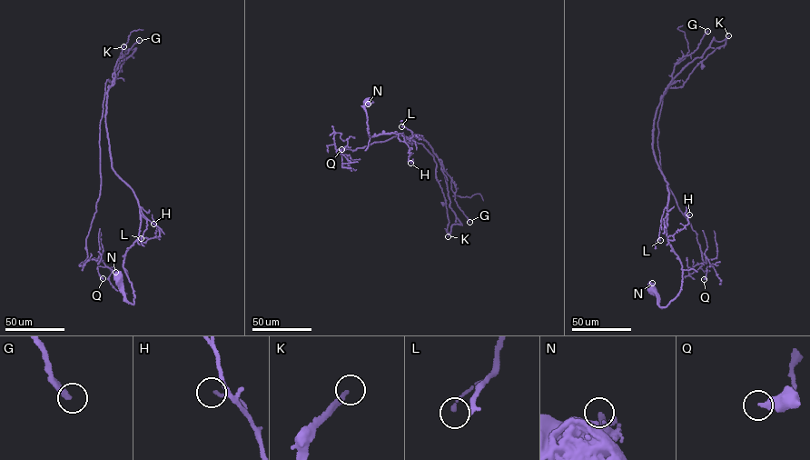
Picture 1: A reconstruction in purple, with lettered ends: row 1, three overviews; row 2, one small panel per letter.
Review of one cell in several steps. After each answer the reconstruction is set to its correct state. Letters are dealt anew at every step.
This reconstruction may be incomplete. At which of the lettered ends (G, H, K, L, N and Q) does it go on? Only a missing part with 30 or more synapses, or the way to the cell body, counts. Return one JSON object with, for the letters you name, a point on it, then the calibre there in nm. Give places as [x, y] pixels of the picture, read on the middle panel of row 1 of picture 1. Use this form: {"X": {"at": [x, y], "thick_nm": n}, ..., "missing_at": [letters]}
{"G": {"at": [469, 222], "thick_nm": 340}, "K": {"at": [448, 236], "thick_nm": 220}, "missing_at": ["G", "K"]}

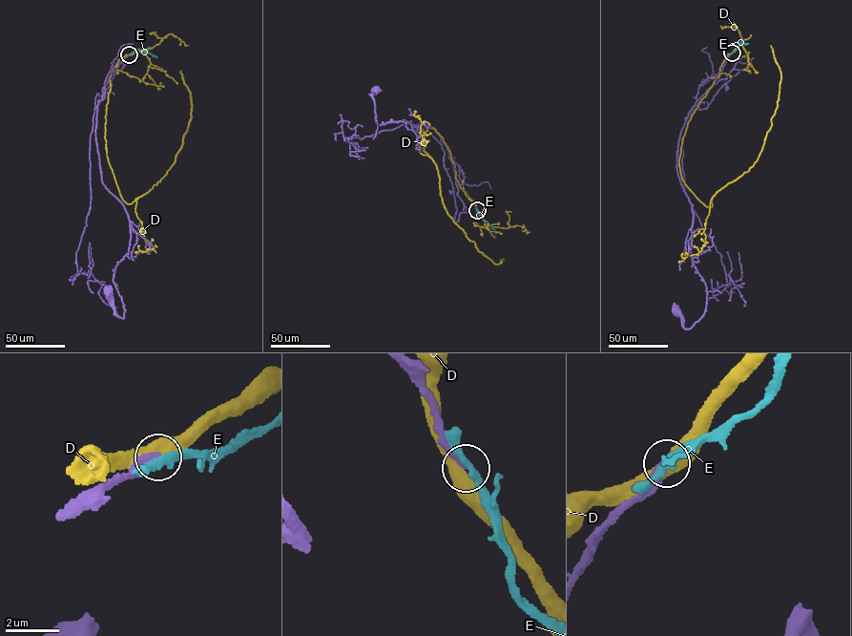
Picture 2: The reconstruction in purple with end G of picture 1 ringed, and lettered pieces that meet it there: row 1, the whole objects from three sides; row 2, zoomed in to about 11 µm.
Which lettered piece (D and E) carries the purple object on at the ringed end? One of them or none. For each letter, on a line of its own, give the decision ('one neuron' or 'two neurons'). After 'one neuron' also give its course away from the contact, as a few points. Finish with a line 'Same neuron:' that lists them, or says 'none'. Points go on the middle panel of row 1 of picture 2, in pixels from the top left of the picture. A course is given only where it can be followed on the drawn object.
D: two neurons
E: two neurons
Same neuron: none

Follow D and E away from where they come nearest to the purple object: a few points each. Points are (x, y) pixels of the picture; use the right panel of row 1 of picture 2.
D: (732, 52), (692, 115), (679, 158), (682, 180), (710, 207), (752, 167), (770, 129), (780, 79), (770, 45)
E: (732, 52), (739, 44), (748, 44)

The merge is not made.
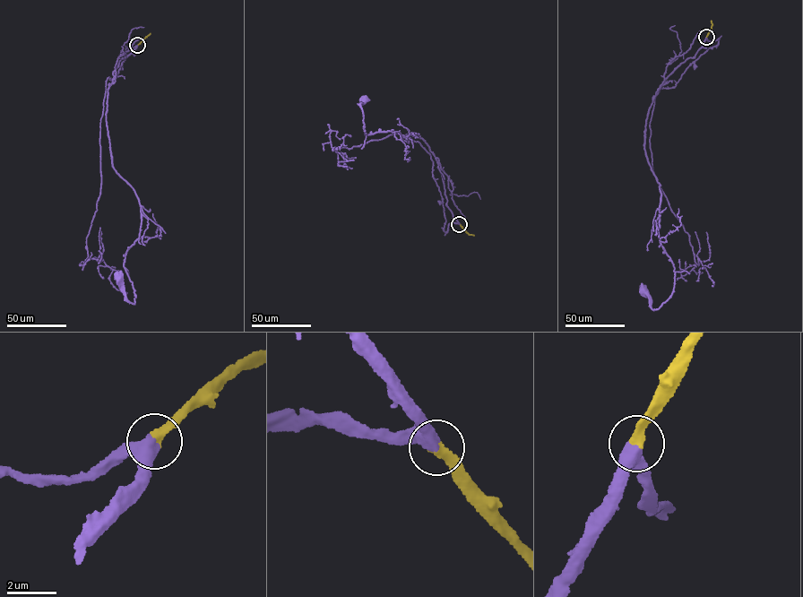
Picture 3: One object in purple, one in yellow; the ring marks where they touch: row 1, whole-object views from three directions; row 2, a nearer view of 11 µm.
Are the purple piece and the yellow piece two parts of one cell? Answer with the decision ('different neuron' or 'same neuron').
same neuron

